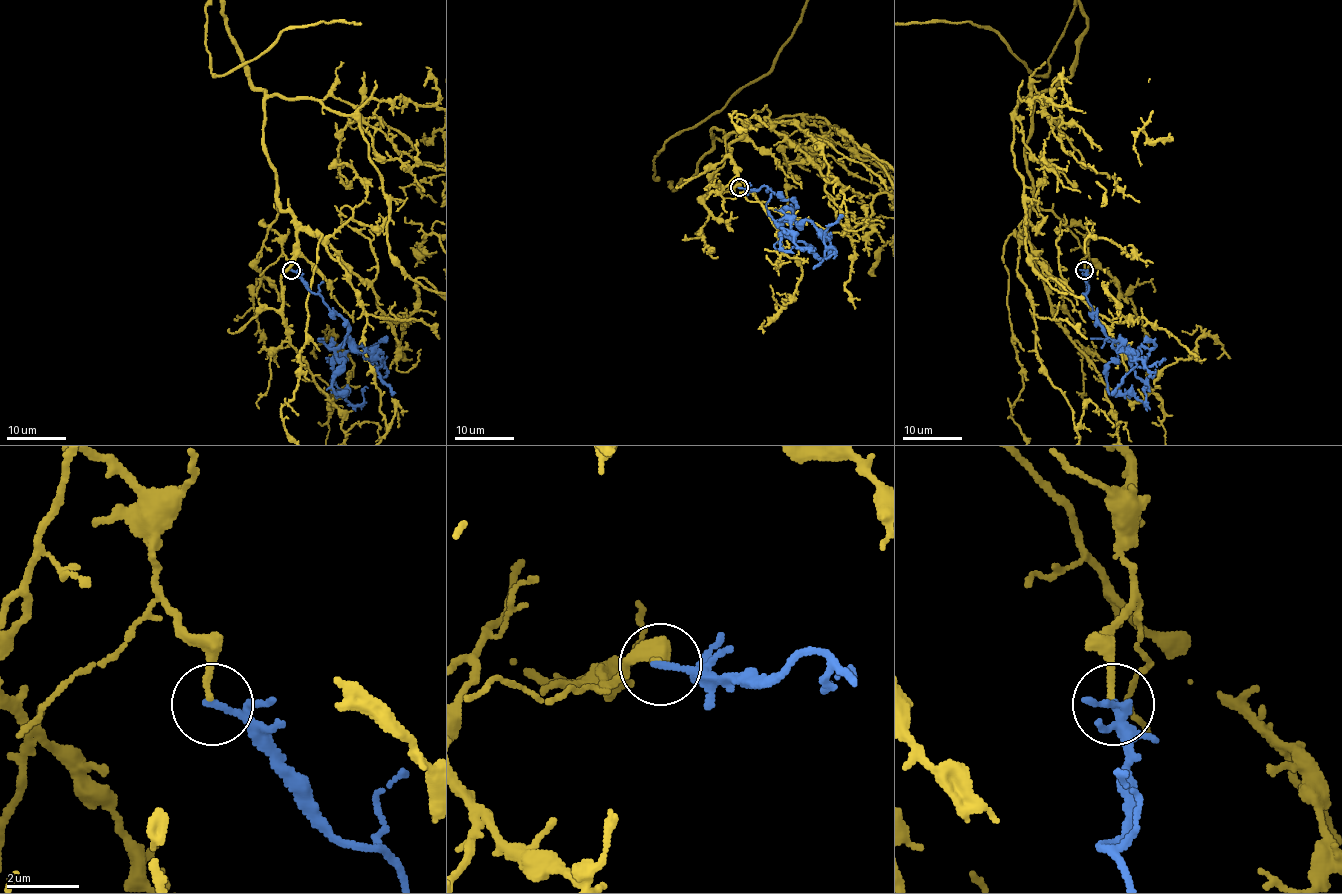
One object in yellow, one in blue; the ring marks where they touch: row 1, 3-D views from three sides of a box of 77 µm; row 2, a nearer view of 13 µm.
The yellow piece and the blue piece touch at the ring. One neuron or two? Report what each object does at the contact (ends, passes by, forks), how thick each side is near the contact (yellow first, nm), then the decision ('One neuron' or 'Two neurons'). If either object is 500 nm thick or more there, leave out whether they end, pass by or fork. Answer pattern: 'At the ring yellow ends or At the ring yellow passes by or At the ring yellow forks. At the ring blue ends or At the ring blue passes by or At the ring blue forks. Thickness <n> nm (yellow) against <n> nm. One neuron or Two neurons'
At the ring yellow ends. At the ring blue passes by. Thickness 170 nm (yellow) against 130 nm. Two neurons

